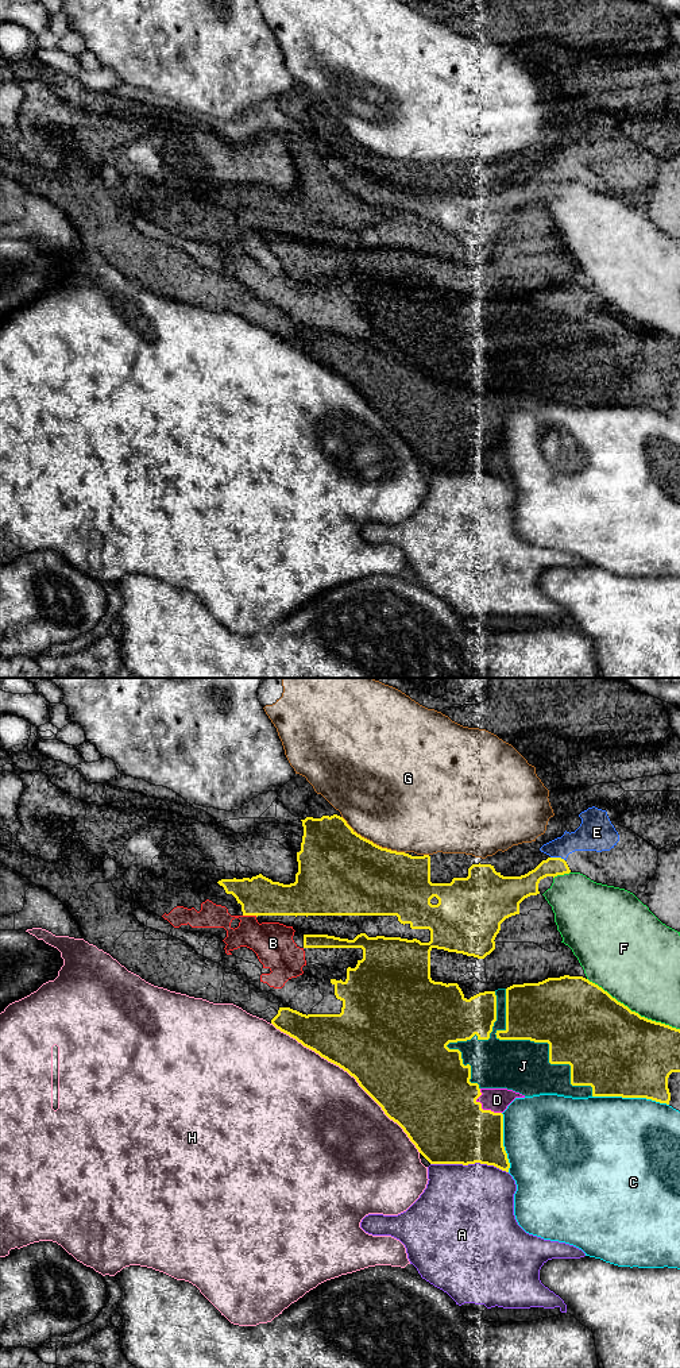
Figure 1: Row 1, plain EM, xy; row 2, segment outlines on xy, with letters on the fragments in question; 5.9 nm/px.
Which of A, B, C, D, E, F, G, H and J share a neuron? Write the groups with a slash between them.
A / B D E / C / F / G / H / J

